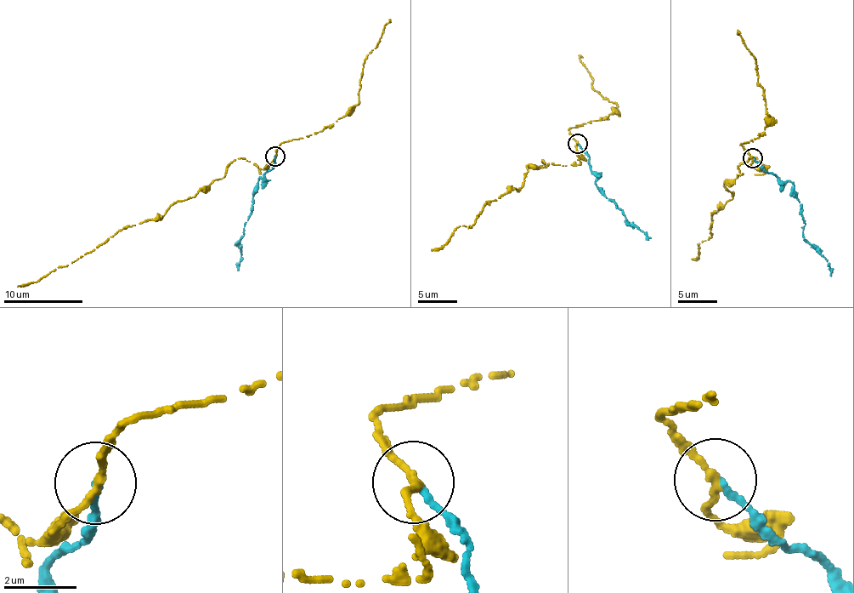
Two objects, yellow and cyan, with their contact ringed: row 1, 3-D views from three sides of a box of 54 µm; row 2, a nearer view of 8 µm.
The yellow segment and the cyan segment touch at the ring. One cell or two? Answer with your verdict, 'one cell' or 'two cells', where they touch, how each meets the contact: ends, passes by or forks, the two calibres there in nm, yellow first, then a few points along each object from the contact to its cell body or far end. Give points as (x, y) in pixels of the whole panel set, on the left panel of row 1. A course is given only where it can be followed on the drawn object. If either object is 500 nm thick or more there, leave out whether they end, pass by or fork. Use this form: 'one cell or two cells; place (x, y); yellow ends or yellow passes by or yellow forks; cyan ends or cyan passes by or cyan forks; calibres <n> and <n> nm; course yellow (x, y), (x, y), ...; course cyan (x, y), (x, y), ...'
two cells; place (274, 156); yellow passes by; cyan ends; calibres 200 and 200 nm; course yellow (275, 156), (261, 168), (240, 157), (229, 162), (221, 178), (161, 217), (122, 228), (64, 266), (18, 287); course cyan (275, 156), (271, 170), (258, 181), (252, 198), (252, 210), (238, 242), (242, 255), (238, 270)

